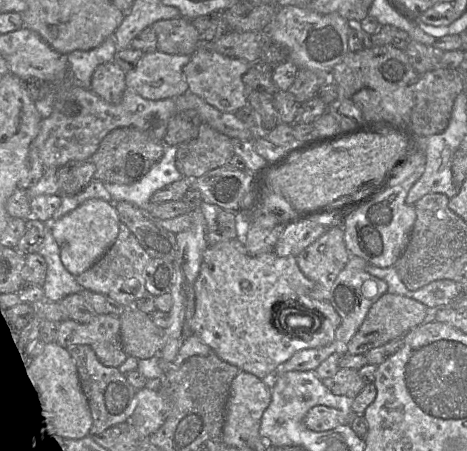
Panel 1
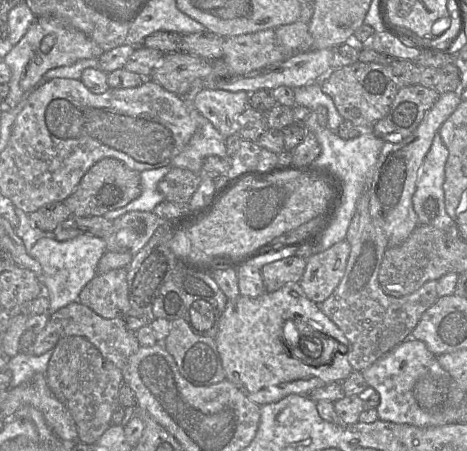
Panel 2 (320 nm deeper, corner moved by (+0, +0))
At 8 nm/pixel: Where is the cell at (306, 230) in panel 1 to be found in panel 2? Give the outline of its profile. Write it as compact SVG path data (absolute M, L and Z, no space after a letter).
M293 255L266 264L261 273L267 292L275 292L289 282L300 282L307 264L307 259Z

